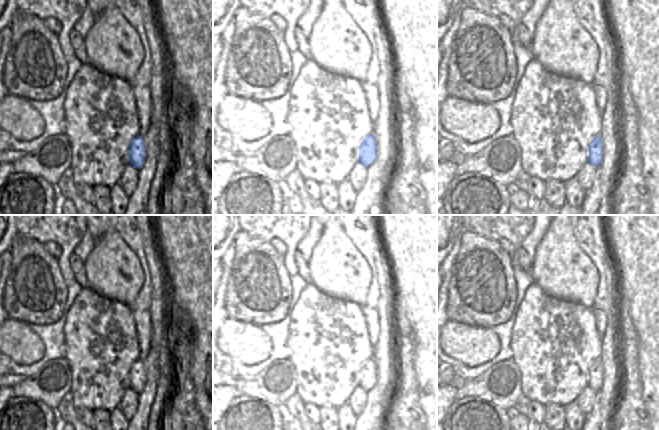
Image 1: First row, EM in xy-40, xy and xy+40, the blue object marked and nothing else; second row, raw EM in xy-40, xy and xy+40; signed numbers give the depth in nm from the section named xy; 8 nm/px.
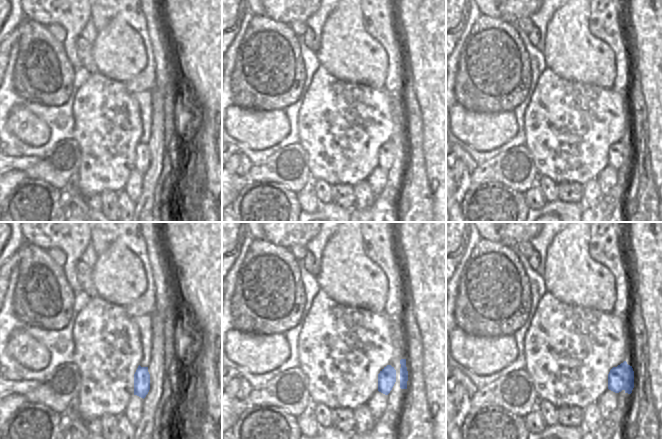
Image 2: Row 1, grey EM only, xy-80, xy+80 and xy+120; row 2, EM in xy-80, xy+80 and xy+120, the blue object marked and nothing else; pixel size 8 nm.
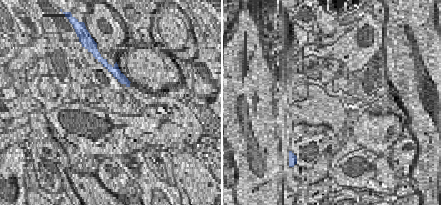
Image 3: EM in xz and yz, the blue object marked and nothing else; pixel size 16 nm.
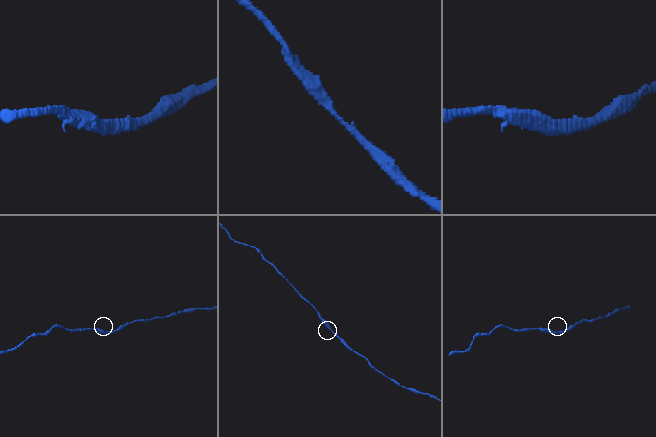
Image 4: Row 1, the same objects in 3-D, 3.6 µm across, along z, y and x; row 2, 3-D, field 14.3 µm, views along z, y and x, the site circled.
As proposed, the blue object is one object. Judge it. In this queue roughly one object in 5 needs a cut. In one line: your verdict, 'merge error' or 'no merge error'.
no merge error

